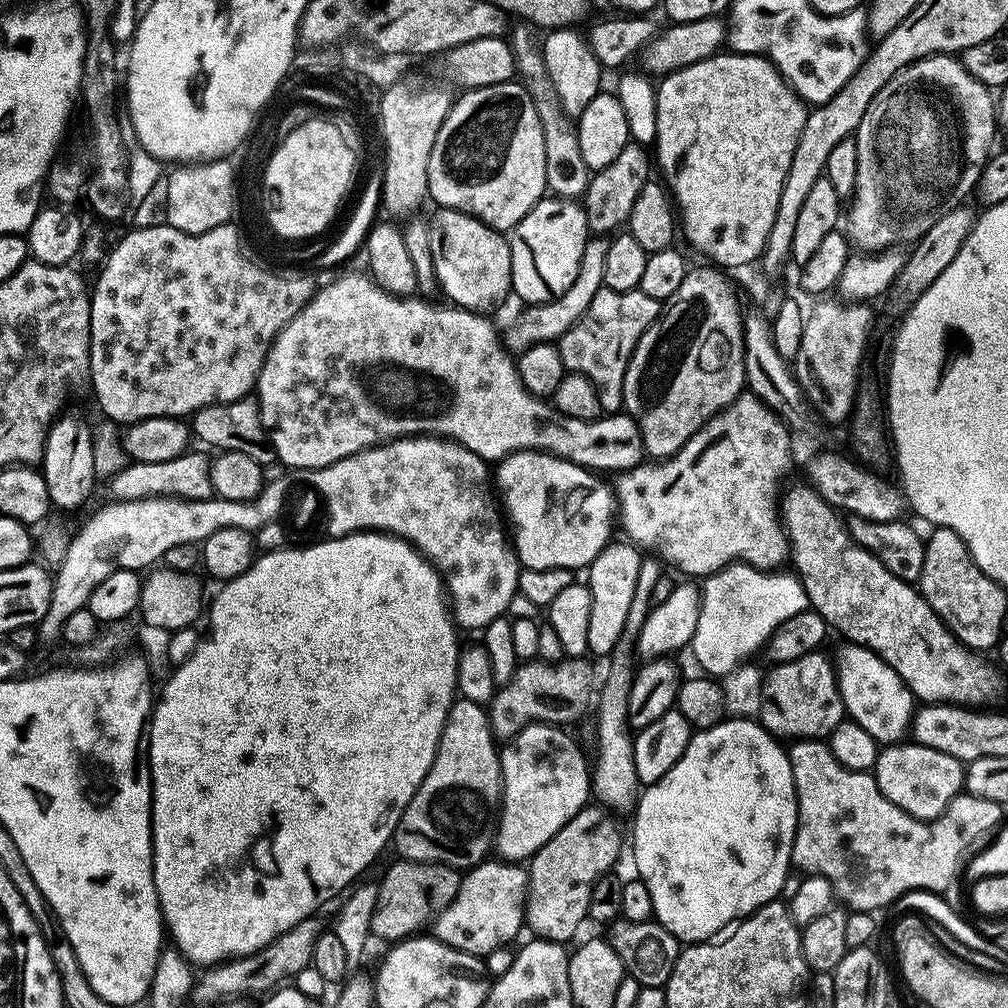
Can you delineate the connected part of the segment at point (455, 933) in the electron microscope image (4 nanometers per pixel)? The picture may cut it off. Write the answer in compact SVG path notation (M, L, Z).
M489 858L461 875L454 902L450 902L450 906L446 906L446 910L434 921L434 935L454 950L487 958L494 950L511 945L520 927L525 927L527 903L527 867L520 862Z

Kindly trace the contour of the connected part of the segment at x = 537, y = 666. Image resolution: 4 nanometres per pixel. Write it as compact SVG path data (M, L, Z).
M565 658L559 662L524 662L517 667L510 682L499 685L487 709L493 733L511 738L533 722L557 726L576 720L588 704L588 664L584 658Z

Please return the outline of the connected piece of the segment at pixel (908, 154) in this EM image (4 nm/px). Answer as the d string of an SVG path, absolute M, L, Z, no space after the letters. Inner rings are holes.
M955 55L927 56L914 62L908 68L904 68L898 74L894 74L894 78L890 78L890 82L886 82L886 86L882 86L882 90L874 94L870 106L866 106L866 114L862 114L862 122L854 137L858 146L858 178L854 197L850 202L852 209L849 212L847 209L846 212L846 224L848 220L846 235L849 241L856 246L867 246L869 249L879 250L901 245L904 242L902 240L914 242L924 236L926 230L930 230L930 226L934 226L934 222L942 218L942 214L954 210L954 206L965 203L971 192L973 195L974 189L979 185L982 170L988 164L989 156L993 155L992 139L996 136L996 128L998 129L998 104L993 93L982 82L978 82L978 78L971 76Z

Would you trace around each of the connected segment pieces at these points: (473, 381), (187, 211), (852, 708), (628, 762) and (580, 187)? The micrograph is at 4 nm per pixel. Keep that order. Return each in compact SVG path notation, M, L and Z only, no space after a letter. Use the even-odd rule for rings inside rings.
M348 272L345 276L330 281L325 288L319 287L308 299L306 306L302 306L302 310L298 310L298 314L290 318L290 322L268 345L268 353L264 358L260 377L256 380L254 399L260 406L260 421L266 433L267 443L275 459L281 460L286 467L304 468L303 470L325 468L350 454L358 454L362 450L374 448L378 444L386 444L389 440L401 436L439 436L452 440L453 443L460 444L466 450L478 454L485 462L499 462L512 452L551 452L553 456L558 456L561 460L569 460L575 464L581 464L583 468L599 470L601 473L612 472L611 474L626 472L645 459L644 443L638 426L632 421L631 416L604 414L599 420L579 420L561 416L554 414L554 409L547 399L528 392L516 368L513 353L508 351L501 333L499 331L496 333L496 328L488 321L487 315L470 312L467 308L449 306L447 303L444 303L445 305L431 304L428 301L431 299L421 298L416 294L395 296L392 292L387 292L381 284L377 284L371 275L361 272Z
M227 159L192 162L179 165L166 184L165 221L183 233L200 234L214 229L230 211L230 198L238 192L234 182L234 170Z
M845 643L835 658L836 680L840 683L840 693L845 713L870 734L881 746L899 744L909 735L914 715L914 697L902 682L902 678L878 654L874 654L863 644Z
M652 554L645 555L641 559L638 566L638 583L634 588L634 597L633 601L630 602L629 613L626 614L626 624L623 627L621 637L615 644L612 655L608 658L610 666L598 696L596 736L598 738L599 756L596 764L594 760L594 767L590 774L590 788L593 797L601 805L615 811L622 809L628 809L629 811L635 805L640 790L633 758L635 741L627 724L629 690L632 688L634 675L634 664L631 664L630 658L634 656L634 645L637 636L652 609L654 586L660 575L662 575L662 568L660 568L659 563L661 564L661 561Z
M528 26L516 27L520 28L514 29L512 36L510 32L512 53L516 59L516 76L530 94L534 110L538 110L538 118L542 122L542 138L546 142L547 191L556 198L583 197L590 179L590 170L586 162L582 162L582 150L578 150L578 134L573 117L569 116L562 106L558 90L554 90L554 82L550 82L550 74L544 61L544 50L537 33Z

